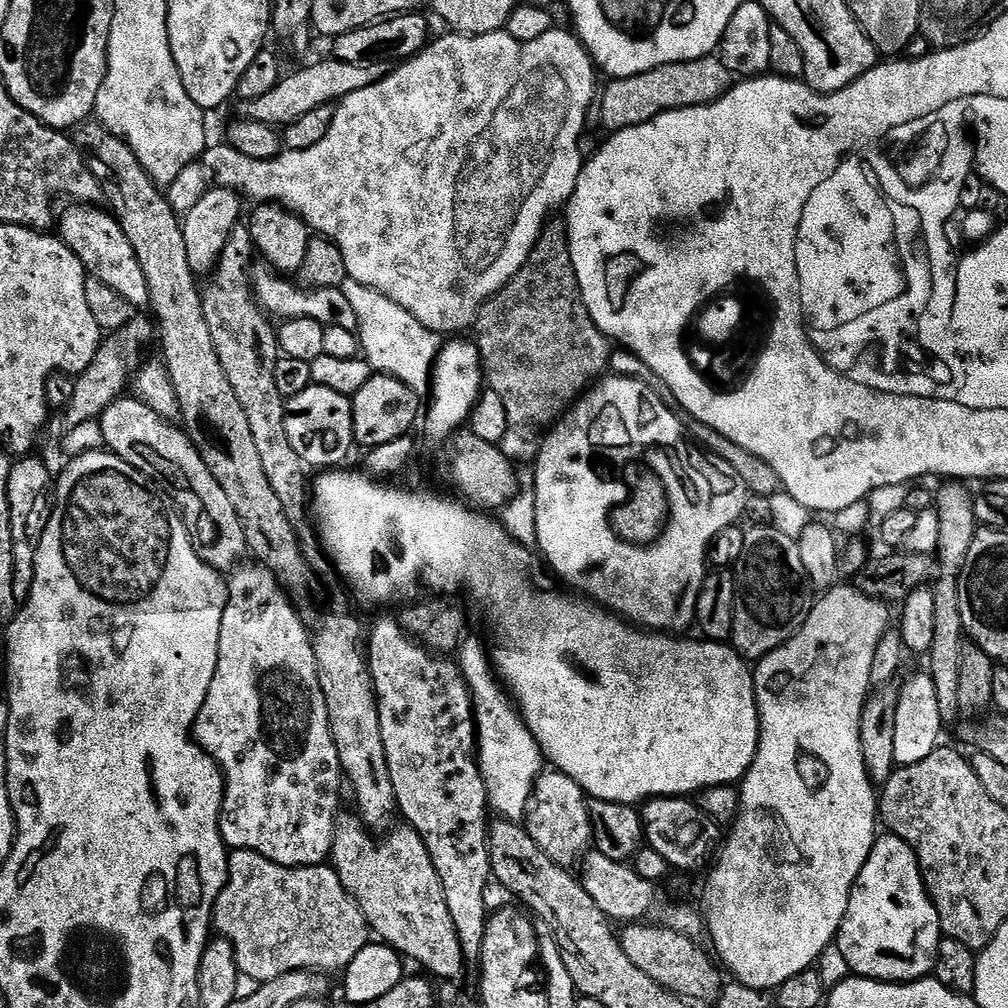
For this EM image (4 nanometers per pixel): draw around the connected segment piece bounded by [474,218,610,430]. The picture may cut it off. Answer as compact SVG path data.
M549 219L548 223L540 231L538 242L530 254L530 258L522 266L522 270L518 270L518 274L514 274L514 278L505 288L498 290L498 294L494 294L481 306L480 313L476 315L476 323L474 325L474 333L476 332L474 343L480 352L487 387L495 396L502 398L502 406L506 406L509 425L525 430L537 430L536 428L544 427L544 429L547 429L549 426L555 425L556 421L561 419L564 413L573 407L576 401L605 375L606 369L604 367L608 364L610 341L607 336L602 334L602 330L598 330L594 318L590 318L590 310L586 310L586 302L582 298L582 290L578 286L578 274L574 270L574 258L570 258L568 225L563 219L556 219Z

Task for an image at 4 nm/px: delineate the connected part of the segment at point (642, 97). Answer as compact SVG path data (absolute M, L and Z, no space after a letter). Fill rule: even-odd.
M713 54L711 56L703 56L697 60L691 60L690 62L678 62L677 64L667 64L666 66L658 66L654 70L649 72L643 72L637 76L627 76L621 80L612 78L607 81L609 84L602 88L602 95L598 100L598 108L600 104L600 120L602 123L608 127L607 131L609 133L621 132L624 128L629 128L630 126L638 126L639 124L645 124L650 122L654 117L662 115L663 112L673 112L679 108L693 108L694 106L702 106L703 104L713 104L716 100L721 100L721 98L727 94L727 92L732 89L734 83L734 73L727 68L724 63L720 60L719 55Z

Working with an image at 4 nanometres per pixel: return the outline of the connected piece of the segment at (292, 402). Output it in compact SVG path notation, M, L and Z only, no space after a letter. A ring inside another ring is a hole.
M310 385L302 393L287 399L285 403L286 434L289 435L290 442L293 443L294 450L302 458L304 464L310 468L326 470L339 467L350 452L350 448L355 445L353 438L353 406L351 397L338 394L337 391L329 390L325 387Z

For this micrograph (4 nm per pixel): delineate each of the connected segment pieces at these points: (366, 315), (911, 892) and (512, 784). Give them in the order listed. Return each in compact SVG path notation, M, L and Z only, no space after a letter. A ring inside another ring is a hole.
M346 279L339 289L342 294L346 294L358 318L360 351L373 373L398 378L403 384L410 386L410 390L414 390L417 396L427 397L432 383L432 365L442 347L441 337L422 326L422 322L418 322L418 318L414 318L410 310L386 298L386 294L370 286L362 286L362 282Z
M891 834L877 835L876 844L870 850L870 858L866 858L866 866L862 866L854 882L844 921L834 941L835 947L842 950L842 958L846 958L849 973L865 980L885 982L923 980L936 967L941 939L938 914L924 888L914 850L910 850L902 838Z
M465 639L458 649L458 663L460 673L466 678L466 686L472 695L472 708L476 712L476 750L482 770L482 778L486 782L491 811L493 813L498 812L497 815L504 820L523 821L530 811L530 805L533 803L536 779L546 768L544 755L540 752L534 734L526 726L519 707L498 679L492 667L490 652L486 644L484 648L484 644L480 640Z

